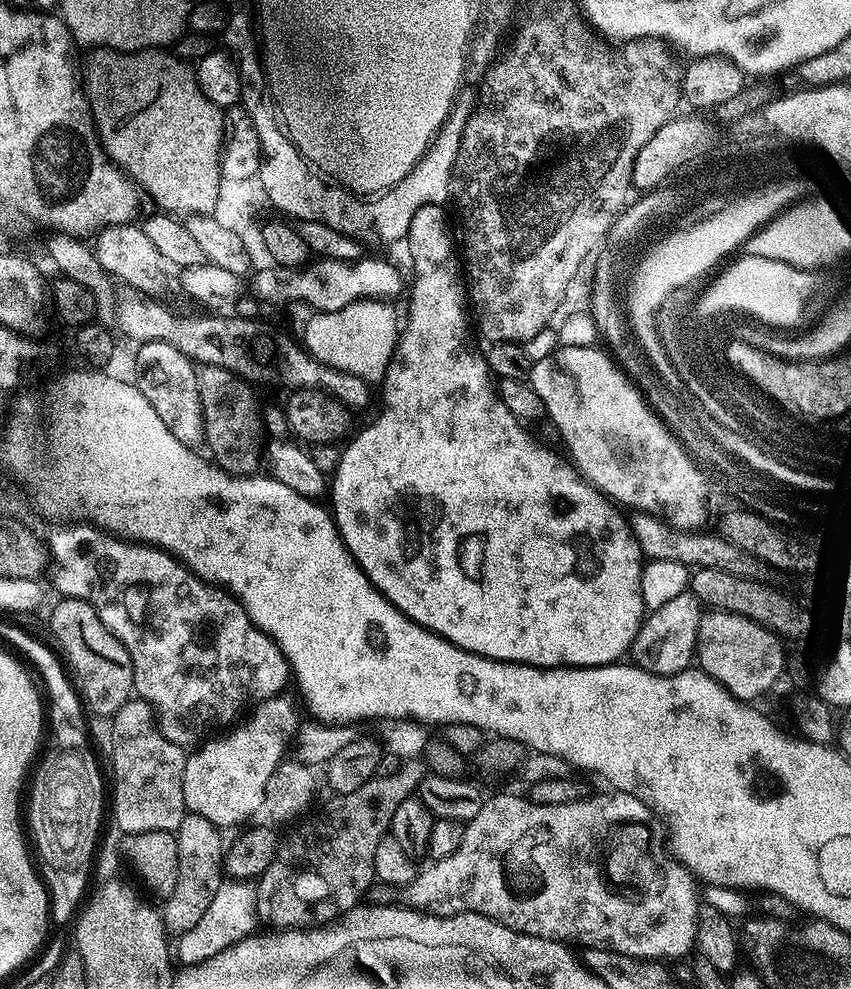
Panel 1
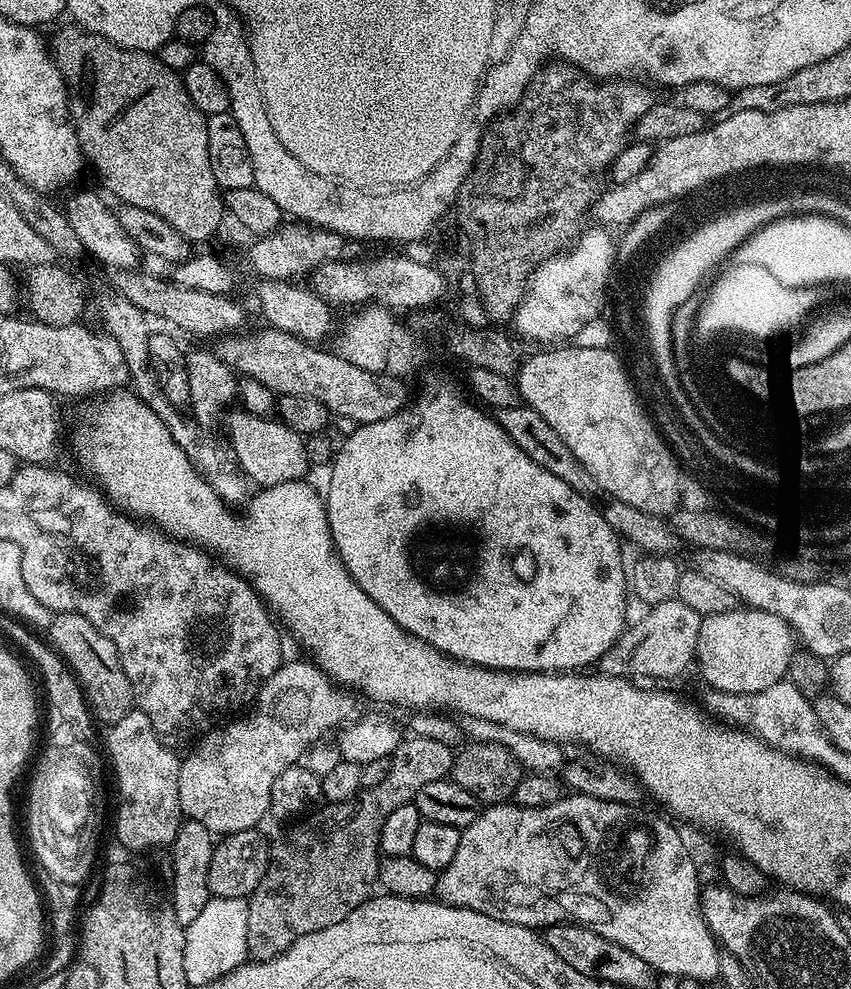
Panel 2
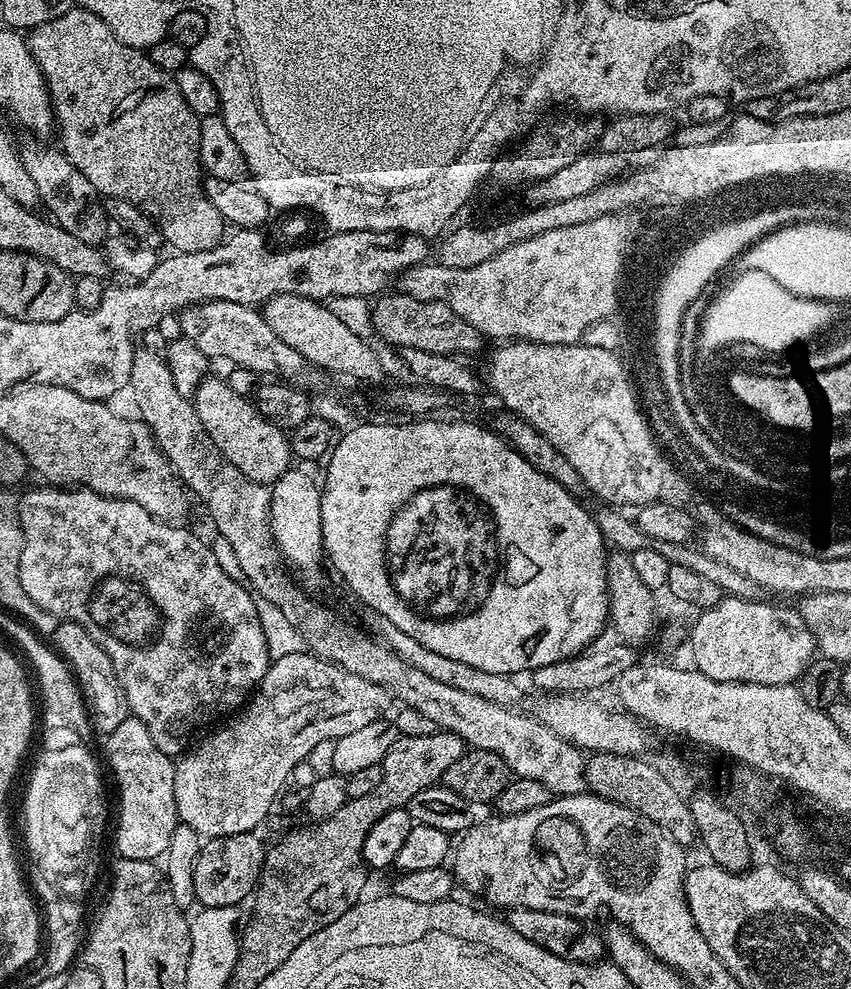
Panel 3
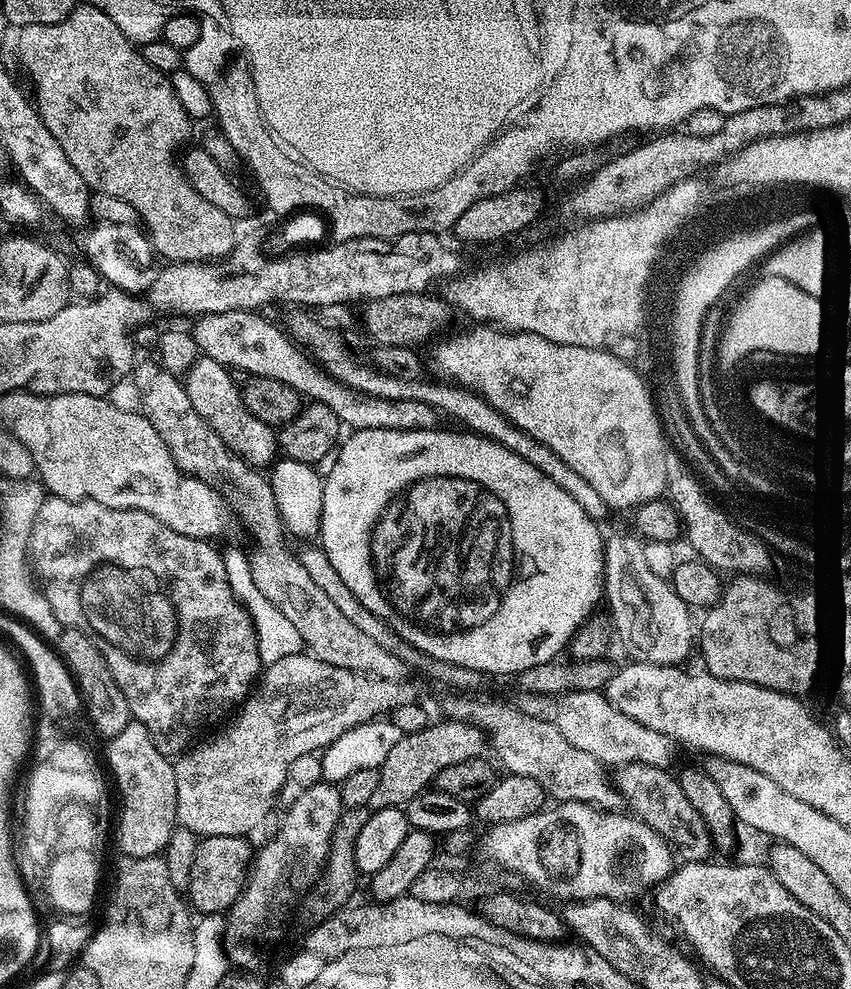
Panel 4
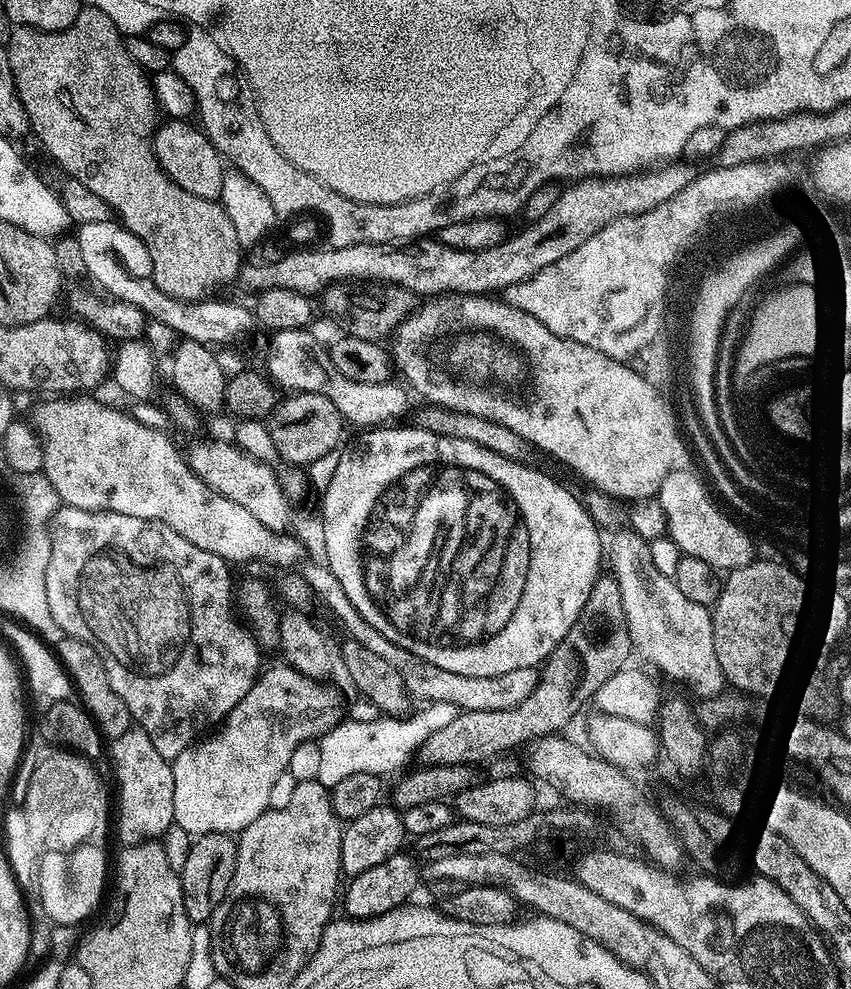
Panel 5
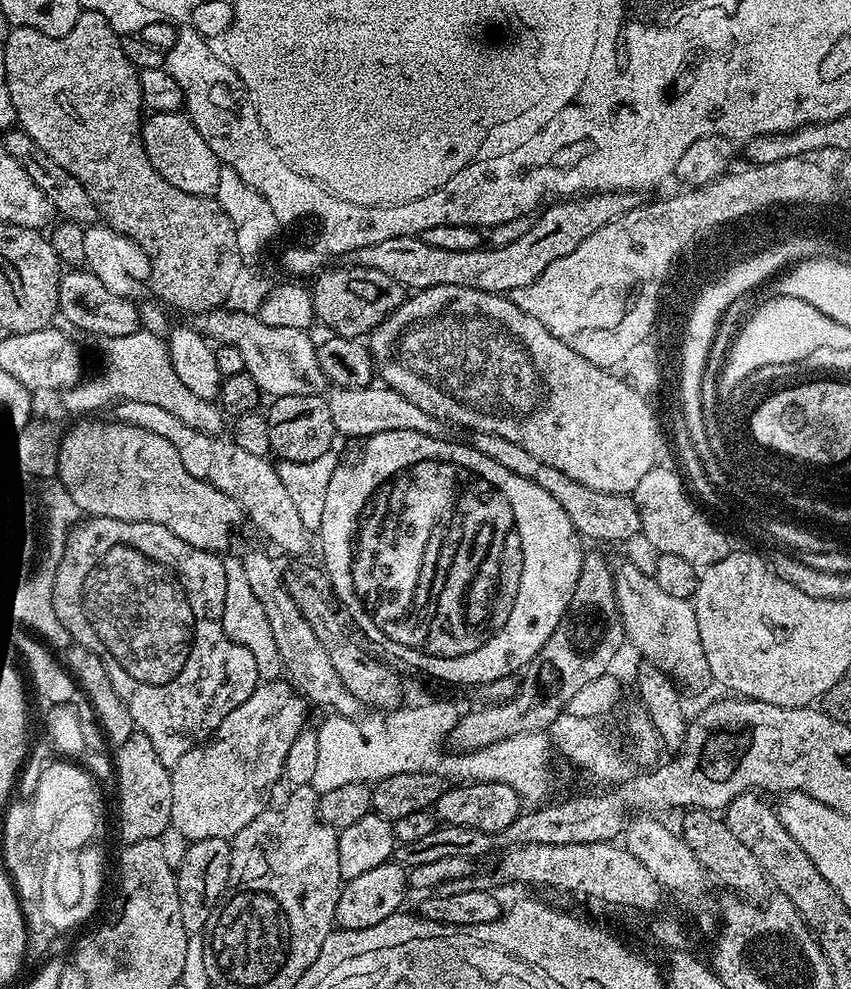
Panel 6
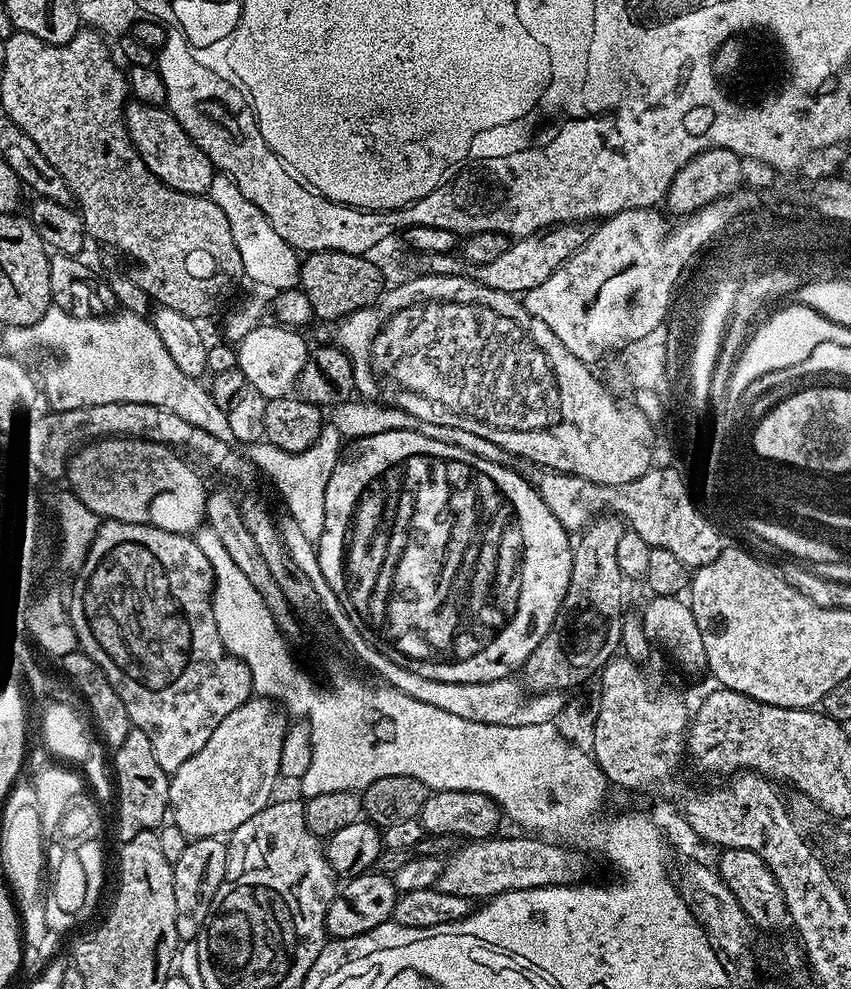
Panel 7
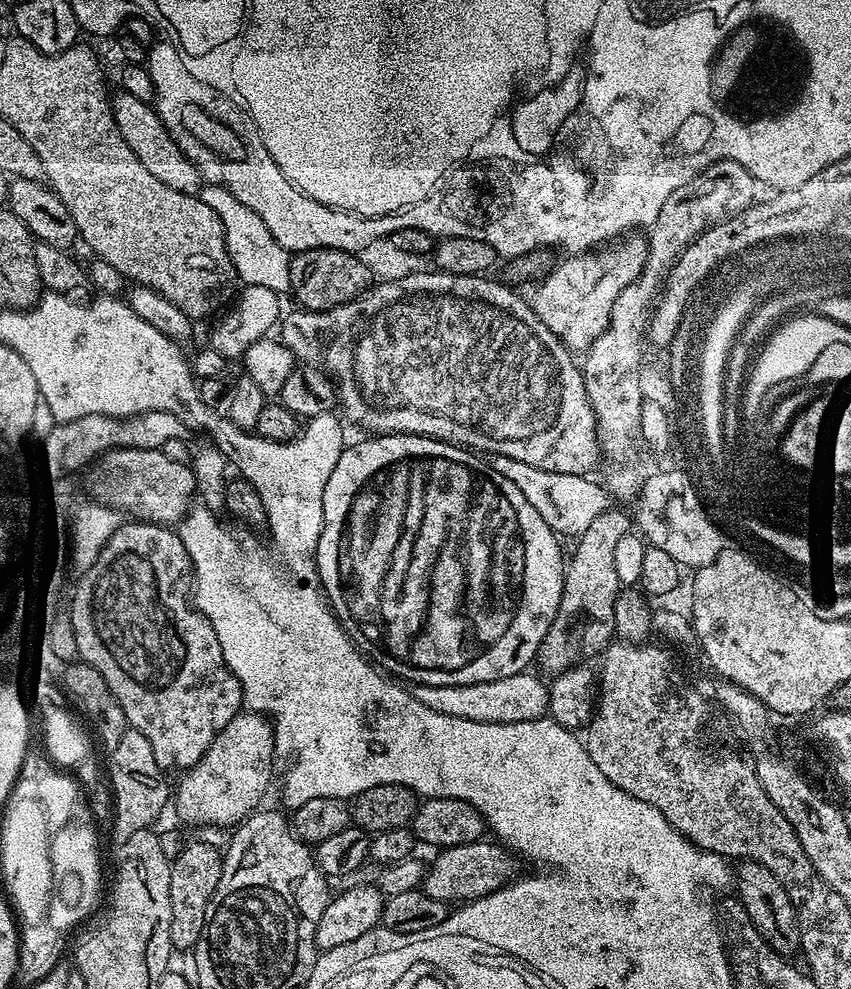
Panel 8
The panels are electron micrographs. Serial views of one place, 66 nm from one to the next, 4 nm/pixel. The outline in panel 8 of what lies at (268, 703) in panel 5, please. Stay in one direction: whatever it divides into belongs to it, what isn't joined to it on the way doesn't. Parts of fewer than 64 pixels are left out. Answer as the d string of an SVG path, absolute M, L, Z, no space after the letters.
M241 711L225 728L220 731L218 738L206 750L204 757L195 766L187 769L179 777L180 785L174 788L174 804L176 812L188 824L195 826L236 826L256 812L264 803L264 795L272 784L272 759L278 756L276 734L272 721L267 715Z

